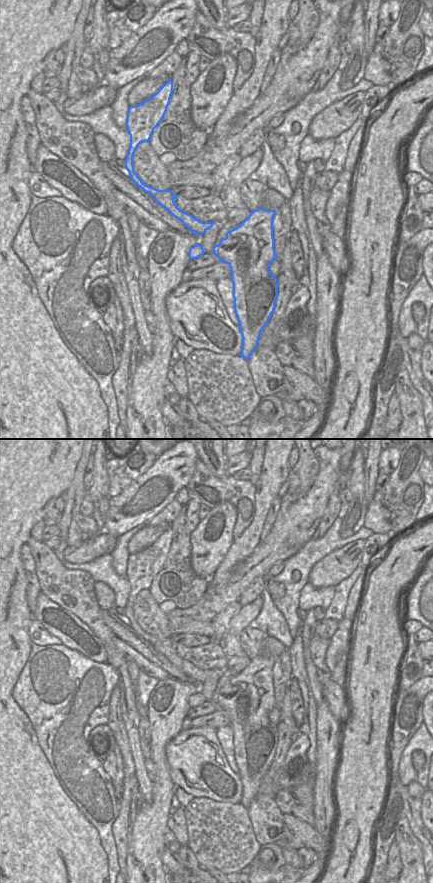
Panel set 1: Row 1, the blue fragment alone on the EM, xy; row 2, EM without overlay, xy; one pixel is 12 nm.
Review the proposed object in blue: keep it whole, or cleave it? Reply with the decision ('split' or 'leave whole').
split

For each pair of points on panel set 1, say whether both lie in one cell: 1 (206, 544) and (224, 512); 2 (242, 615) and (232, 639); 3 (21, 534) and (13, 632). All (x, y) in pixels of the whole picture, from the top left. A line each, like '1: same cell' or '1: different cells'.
1: same cell
2: same cell
3: same cell

